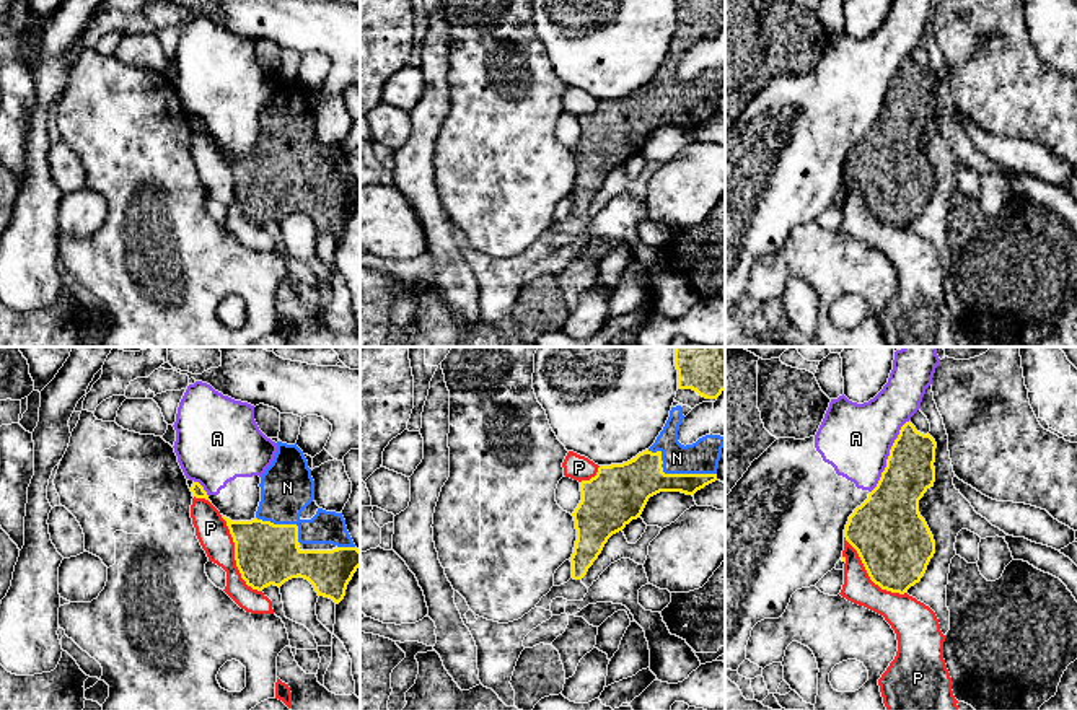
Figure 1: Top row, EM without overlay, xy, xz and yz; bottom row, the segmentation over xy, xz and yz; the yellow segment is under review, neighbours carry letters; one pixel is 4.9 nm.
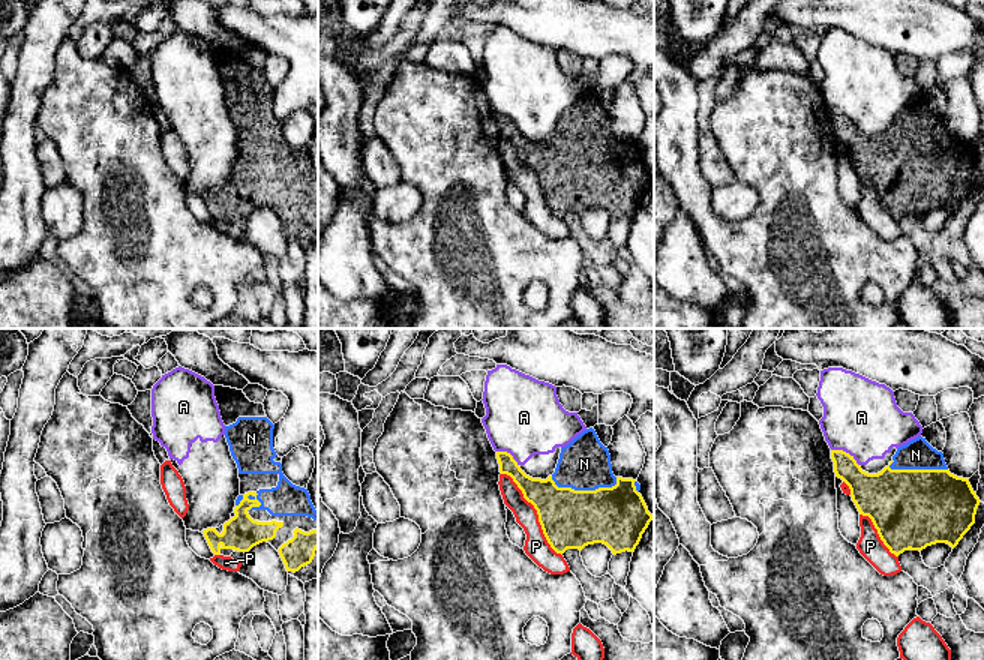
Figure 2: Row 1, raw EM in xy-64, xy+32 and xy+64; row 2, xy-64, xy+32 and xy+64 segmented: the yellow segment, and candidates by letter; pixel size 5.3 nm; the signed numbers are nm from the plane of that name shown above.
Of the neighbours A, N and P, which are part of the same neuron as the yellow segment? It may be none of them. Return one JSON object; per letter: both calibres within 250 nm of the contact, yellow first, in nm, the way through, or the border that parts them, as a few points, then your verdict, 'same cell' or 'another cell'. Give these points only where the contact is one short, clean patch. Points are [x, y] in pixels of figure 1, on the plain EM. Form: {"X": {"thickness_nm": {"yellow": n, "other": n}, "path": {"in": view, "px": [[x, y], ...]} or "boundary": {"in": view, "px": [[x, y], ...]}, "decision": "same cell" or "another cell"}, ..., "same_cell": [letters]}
{"A": {"thickness_nm": {"yellow": 260, "other": 360}, "decision": "another cell"}, "N": {"thickness_nm": {"yellow": 240, "other": 160}, "decision": "same cell"}, "P": {"thickness_nm": {"yellow": 300, "other": 160}, "decision": "another cell"}, "same_cell": ["N"]}

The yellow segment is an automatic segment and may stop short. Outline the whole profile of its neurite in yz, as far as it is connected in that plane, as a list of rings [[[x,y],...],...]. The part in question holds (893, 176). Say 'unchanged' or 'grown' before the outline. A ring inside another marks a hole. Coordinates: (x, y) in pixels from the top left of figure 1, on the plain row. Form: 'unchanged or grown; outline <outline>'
unchanged; outline [[[906,57],[877,122],[846,160],[846,176],[881,225],[908,228],[935,189],[934,171],[919,148],[919,135],[935,117],[935,83],[929,68]]]

